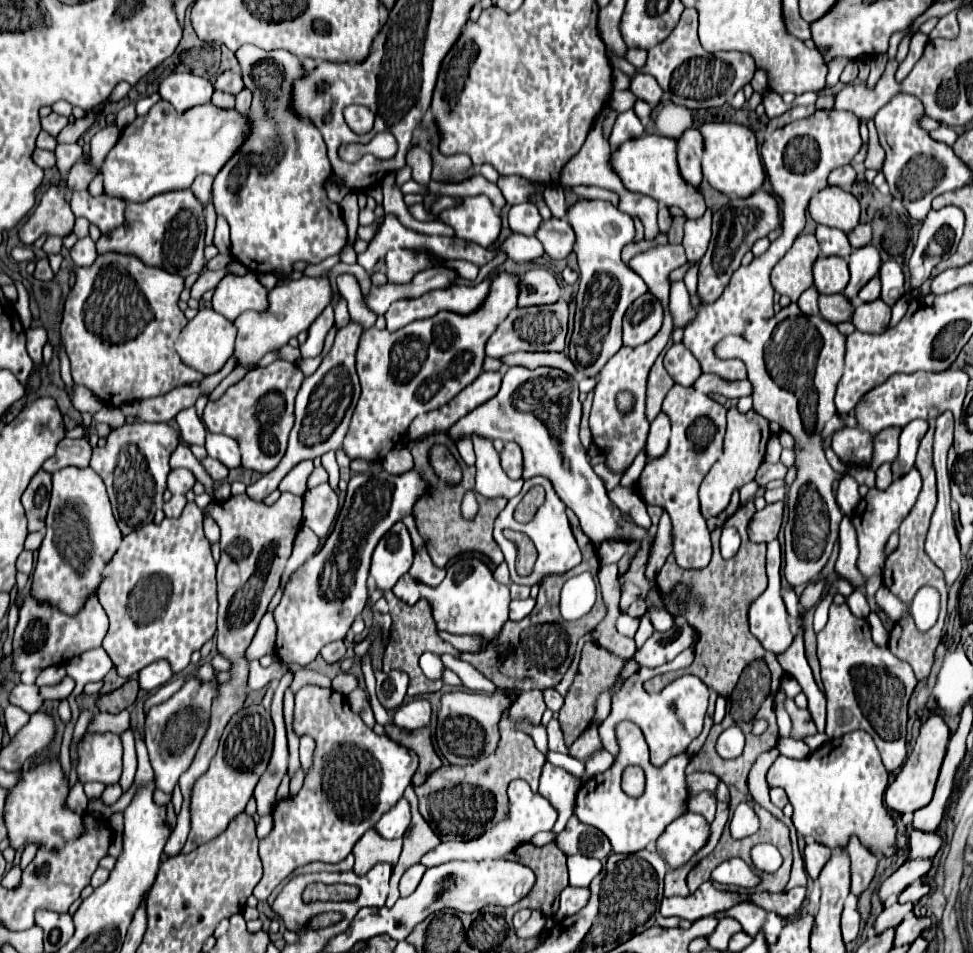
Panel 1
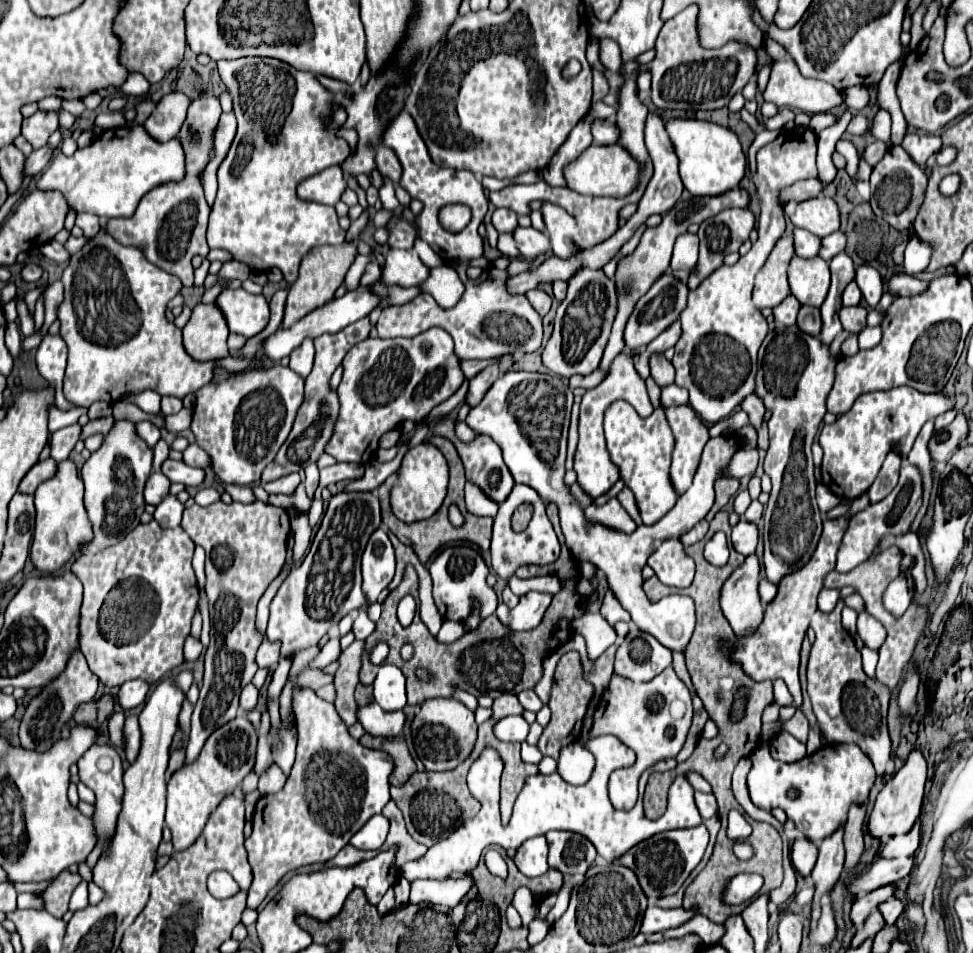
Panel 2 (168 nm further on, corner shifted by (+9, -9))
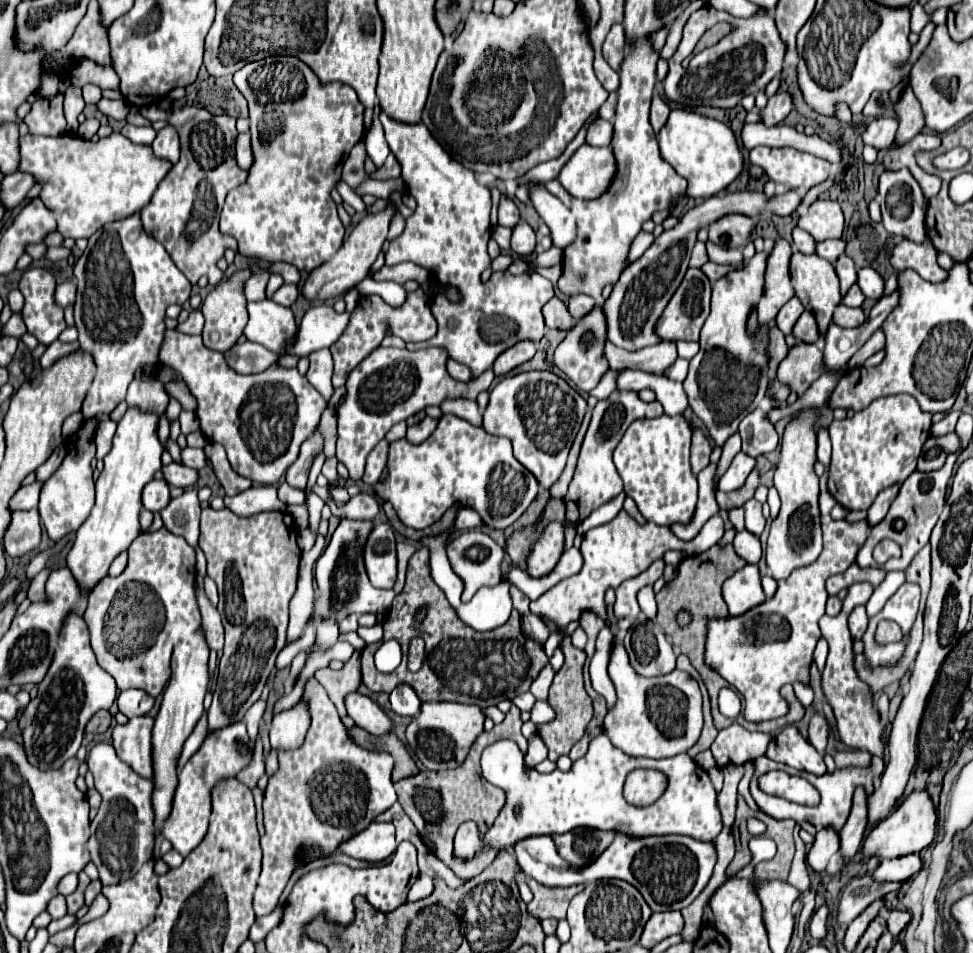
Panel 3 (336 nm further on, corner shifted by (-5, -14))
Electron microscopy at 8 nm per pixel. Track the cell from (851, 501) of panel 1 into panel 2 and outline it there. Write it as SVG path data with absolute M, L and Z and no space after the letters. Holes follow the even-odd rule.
M818 484L818 486L816 486L816 502L818 502L820 512L826 514L830 508L834 508L834 506L840 504L840 498L838 498L836 494L832 494L826 486Z

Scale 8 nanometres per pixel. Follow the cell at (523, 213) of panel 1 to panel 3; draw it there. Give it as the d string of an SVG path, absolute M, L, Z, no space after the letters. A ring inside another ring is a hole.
M502 197L500 209L498 209L498 223L500 223L502 227L514 229L514 223L518 223L518 221L520 221L520 211L518 211L518 207L516 207L510 199Z

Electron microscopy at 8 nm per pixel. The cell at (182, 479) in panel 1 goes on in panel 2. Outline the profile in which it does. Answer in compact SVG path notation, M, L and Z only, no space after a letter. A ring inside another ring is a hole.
M152 472L146 486L144 486L144 500L146 504L160 504L168 496L170 480L162 472Z

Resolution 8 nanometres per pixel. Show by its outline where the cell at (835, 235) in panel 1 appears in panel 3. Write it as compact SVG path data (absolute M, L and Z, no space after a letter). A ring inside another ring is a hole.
M796 227L792 231L792 237L794 237L794 245L796 245L796 249L800 253L804 253L804 255L816 253L816 241L814 241L814 237L810 233L806 233L806 231L802 231L802 229Z

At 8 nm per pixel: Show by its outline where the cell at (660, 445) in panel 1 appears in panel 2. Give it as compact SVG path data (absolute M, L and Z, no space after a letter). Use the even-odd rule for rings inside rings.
M614 402L604 416L604 436L612 464L620 470L620 480L632 490L636 506L645 525L658 522L680 498L670 480L670 464L674 450L674 434L668 426L662 408L656 408L648 418L640 418L628 402Z

